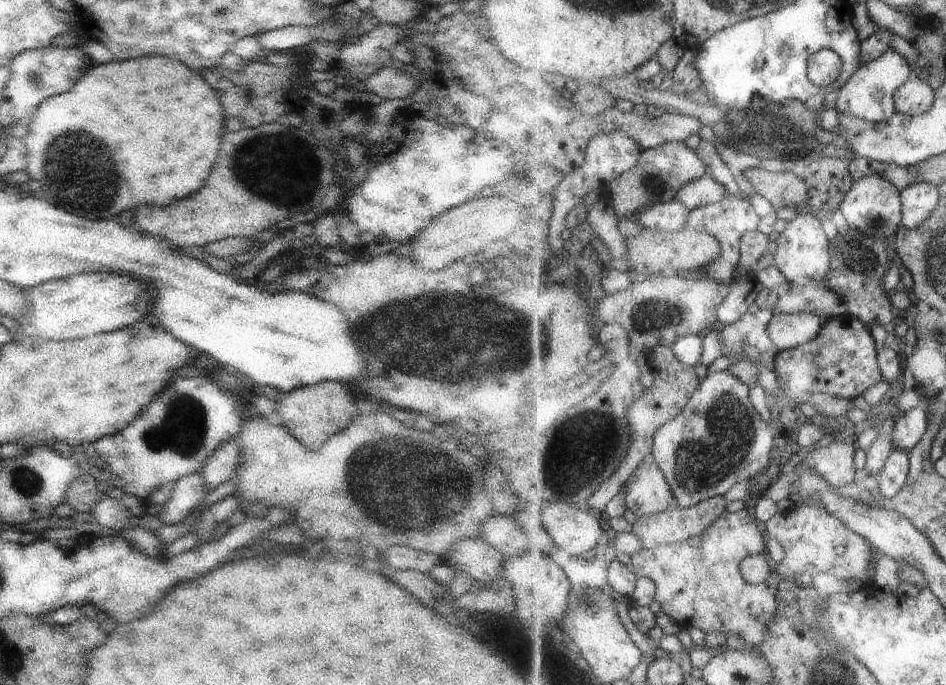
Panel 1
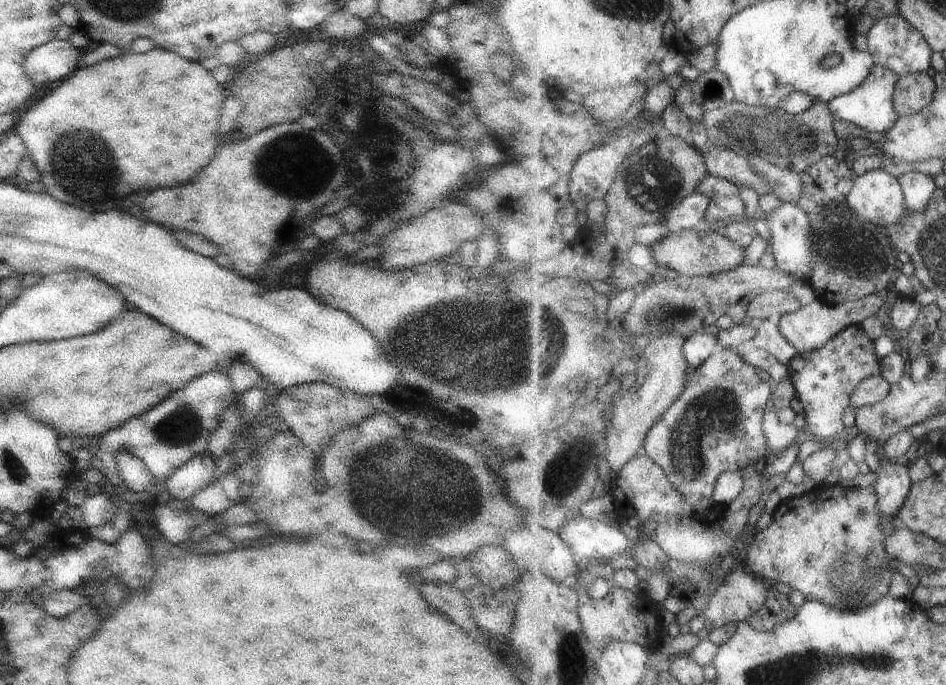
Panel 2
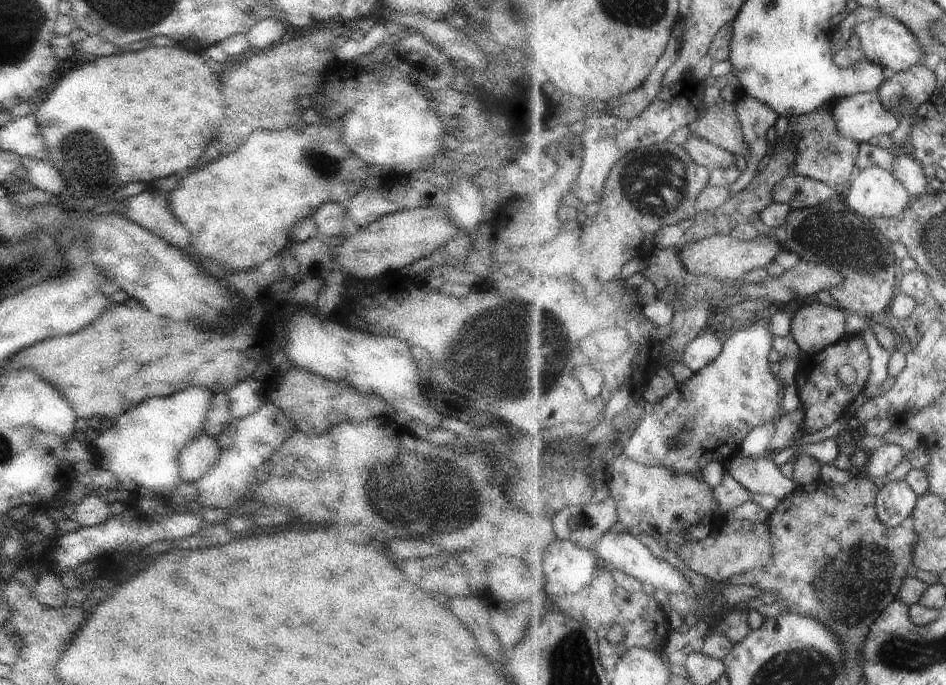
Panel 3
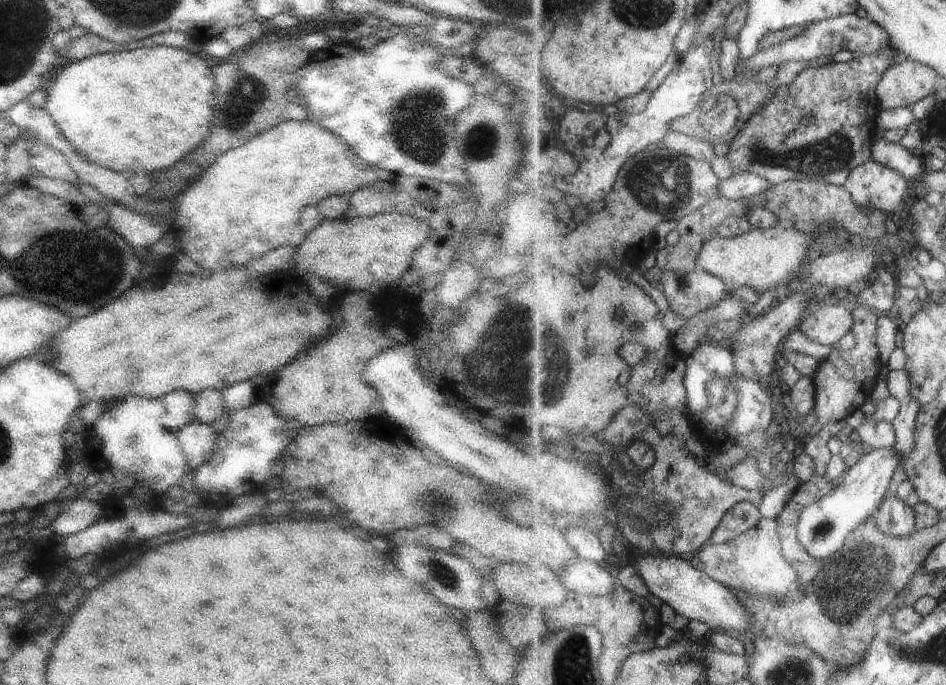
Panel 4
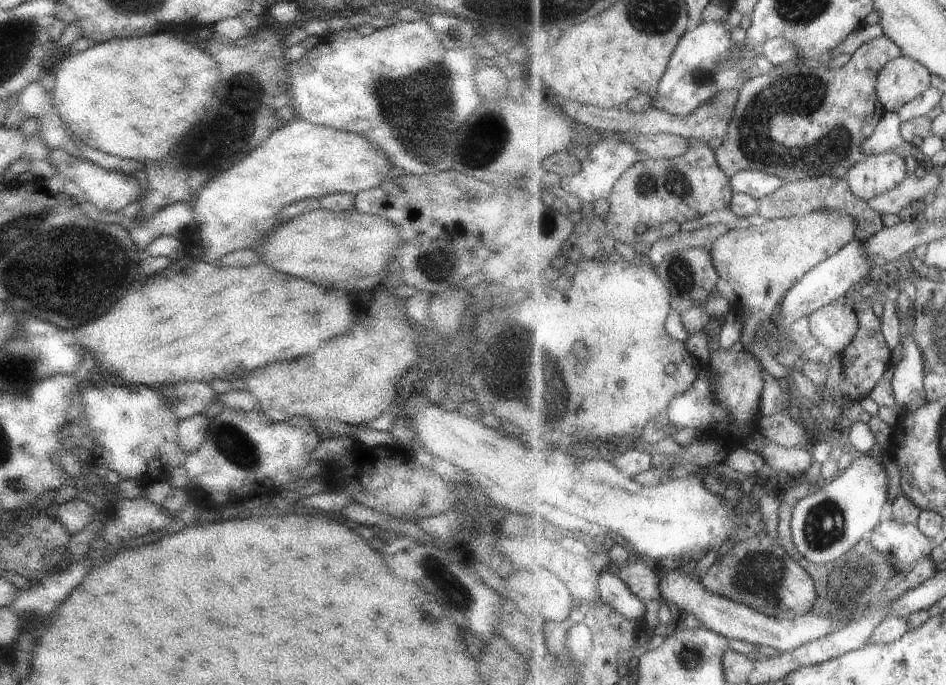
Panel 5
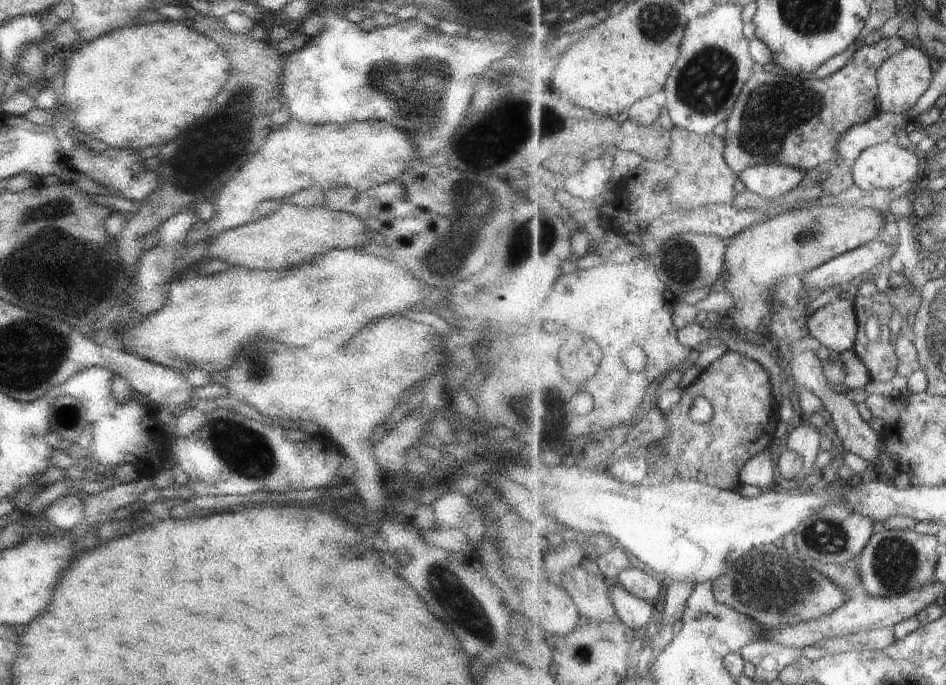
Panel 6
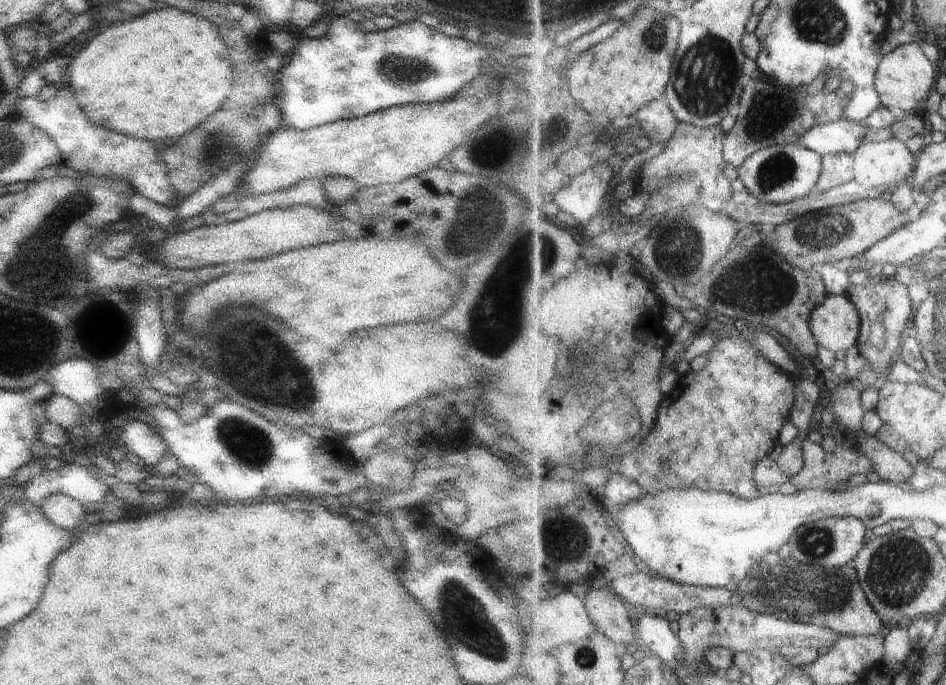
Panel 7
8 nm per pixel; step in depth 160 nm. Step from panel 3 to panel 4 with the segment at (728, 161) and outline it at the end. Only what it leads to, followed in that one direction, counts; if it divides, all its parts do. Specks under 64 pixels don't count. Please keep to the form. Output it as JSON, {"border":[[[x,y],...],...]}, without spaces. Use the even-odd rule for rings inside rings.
{"border":[[[669,131],[661,140],[663,149],[673,148],[673,152],[679,154],[689,154],[701,160],[713,162],[718,156],[715,154],[714,144],[704,141],[703,139],[692,137],[683,133]]]}

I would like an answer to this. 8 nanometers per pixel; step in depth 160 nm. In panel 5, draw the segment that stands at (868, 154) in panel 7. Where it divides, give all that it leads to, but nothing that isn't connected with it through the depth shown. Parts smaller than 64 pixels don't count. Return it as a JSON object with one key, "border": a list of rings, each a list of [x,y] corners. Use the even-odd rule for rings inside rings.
{"border":[[[881,153],[855,164],[846,179],[851,192],[869,202],[899,186],[911,171],[912,167],[897,153]]]}

